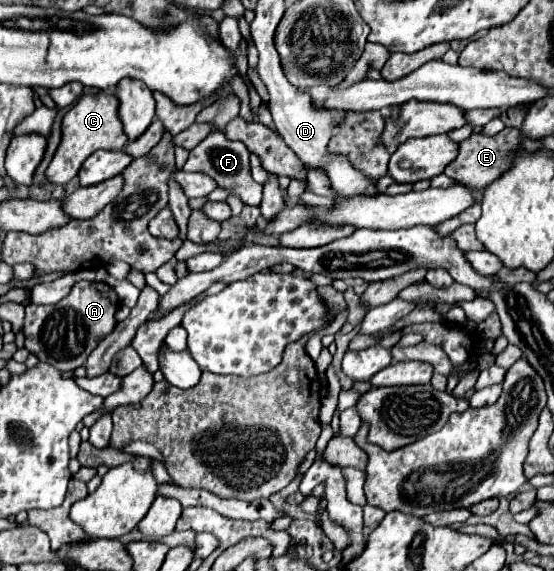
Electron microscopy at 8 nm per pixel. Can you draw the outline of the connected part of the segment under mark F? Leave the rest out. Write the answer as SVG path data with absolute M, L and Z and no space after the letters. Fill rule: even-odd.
M223 131L209 133L195 149L191 149L187 163L183 165L183 171L207 173L219 183L219 187L231 187L233 193L239 195L243 203L247 203L247 205L259 205L261 203L263 185L259 185L251 179L249 151L245 149L245 145L241 145L241 141L231 141Z

